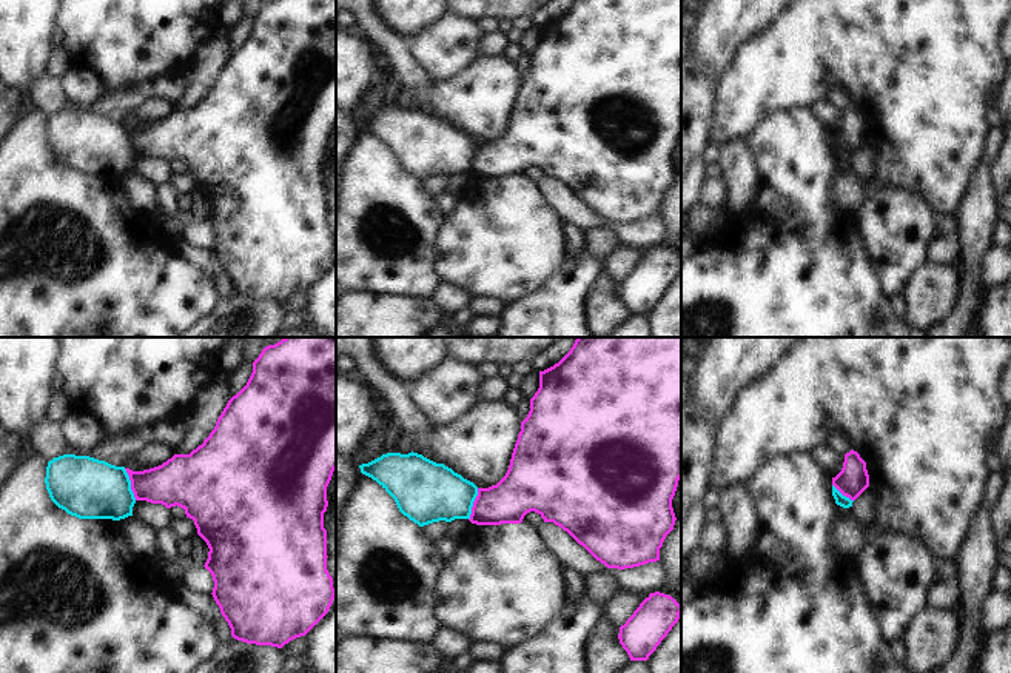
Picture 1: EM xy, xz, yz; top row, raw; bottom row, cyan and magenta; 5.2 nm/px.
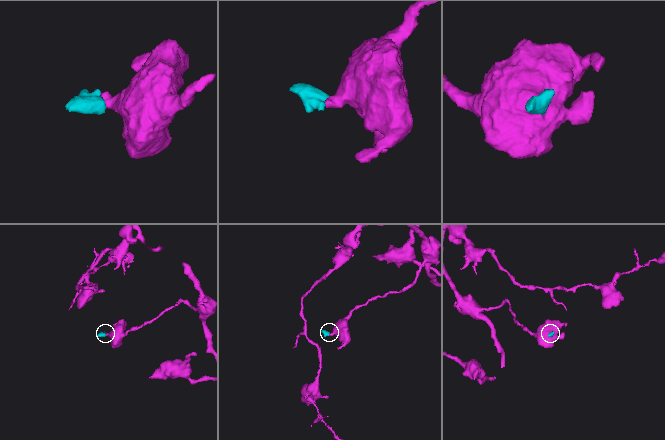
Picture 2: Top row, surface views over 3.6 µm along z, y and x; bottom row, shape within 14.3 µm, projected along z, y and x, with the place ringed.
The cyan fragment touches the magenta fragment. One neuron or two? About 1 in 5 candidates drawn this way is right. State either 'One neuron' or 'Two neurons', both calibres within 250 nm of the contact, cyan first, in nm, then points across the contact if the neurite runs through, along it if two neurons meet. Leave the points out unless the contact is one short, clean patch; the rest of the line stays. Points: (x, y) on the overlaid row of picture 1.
Two neurons. Thickness 320 nm (cyan) against 240 nm. Boundary: xy (124, 468), (136, 499).

